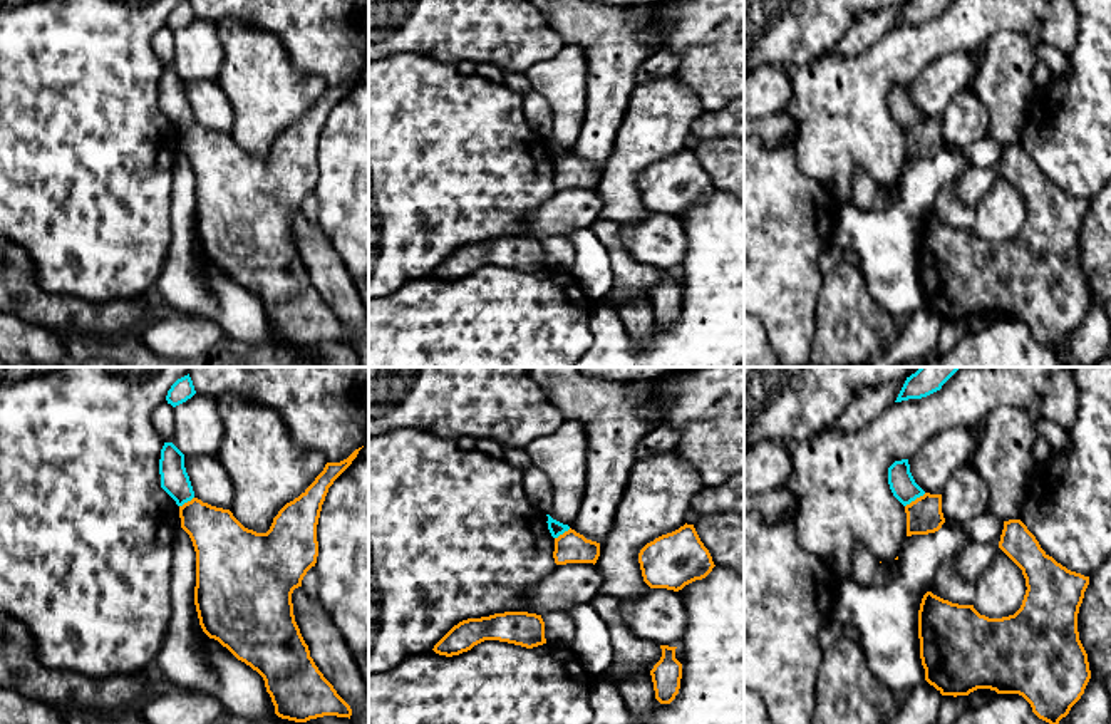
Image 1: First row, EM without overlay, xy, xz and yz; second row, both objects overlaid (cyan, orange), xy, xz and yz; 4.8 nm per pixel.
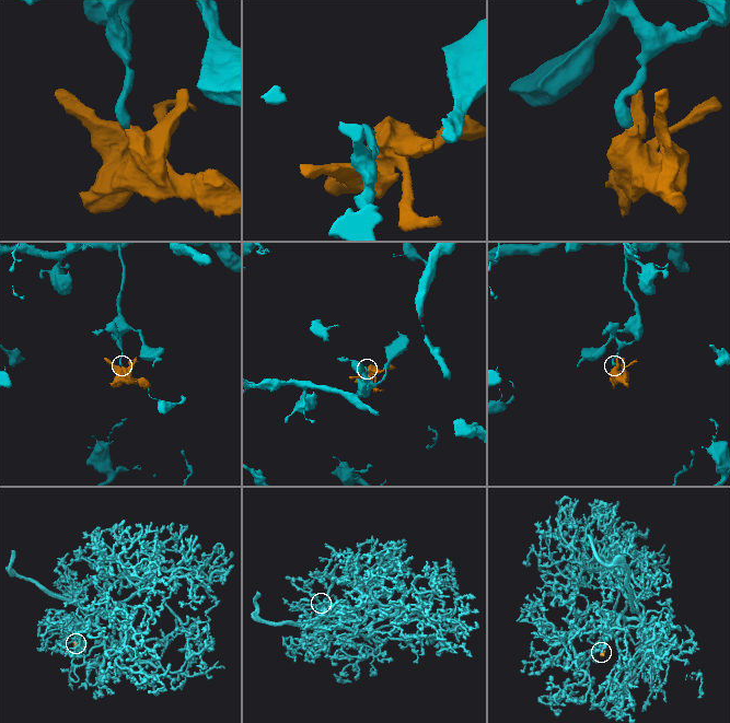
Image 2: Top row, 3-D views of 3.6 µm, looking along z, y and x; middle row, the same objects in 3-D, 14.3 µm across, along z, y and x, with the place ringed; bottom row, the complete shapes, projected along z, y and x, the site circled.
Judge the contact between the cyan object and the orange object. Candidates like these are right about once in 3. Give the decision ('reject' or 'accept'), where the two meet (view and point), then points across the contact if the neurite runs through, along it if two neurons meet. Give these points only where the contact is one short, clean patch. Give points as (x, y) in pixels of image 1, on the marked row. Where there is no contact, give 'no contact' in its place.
reject | yz (915, 498) | along yz (925, 493), (905, 506)

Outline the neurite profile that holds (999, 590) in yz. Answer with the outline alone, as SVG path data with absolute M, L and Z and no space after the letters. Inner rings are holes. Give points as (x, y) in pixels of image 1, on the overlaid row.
M999 550L975 582L974 608L989 618L1014 615L1026 595L1022 570Z

